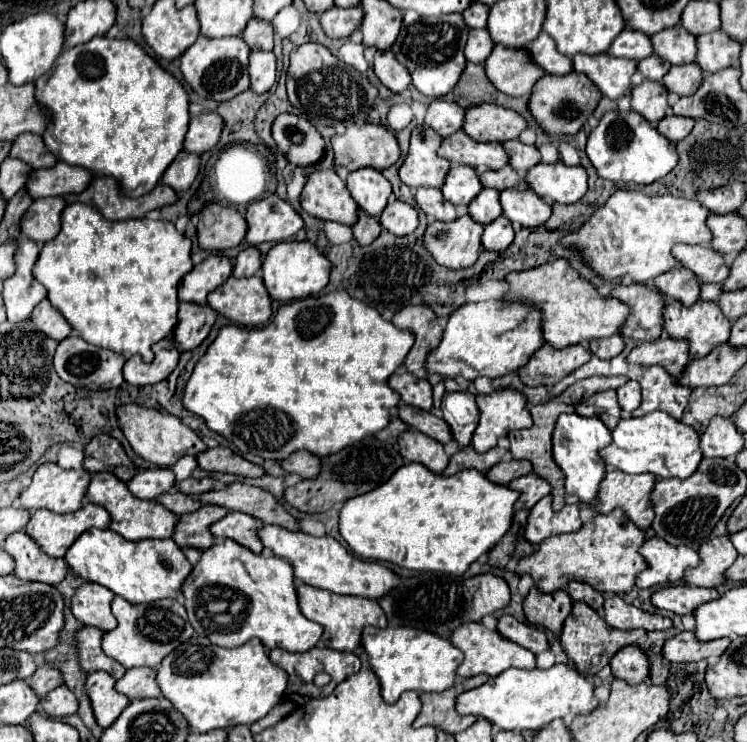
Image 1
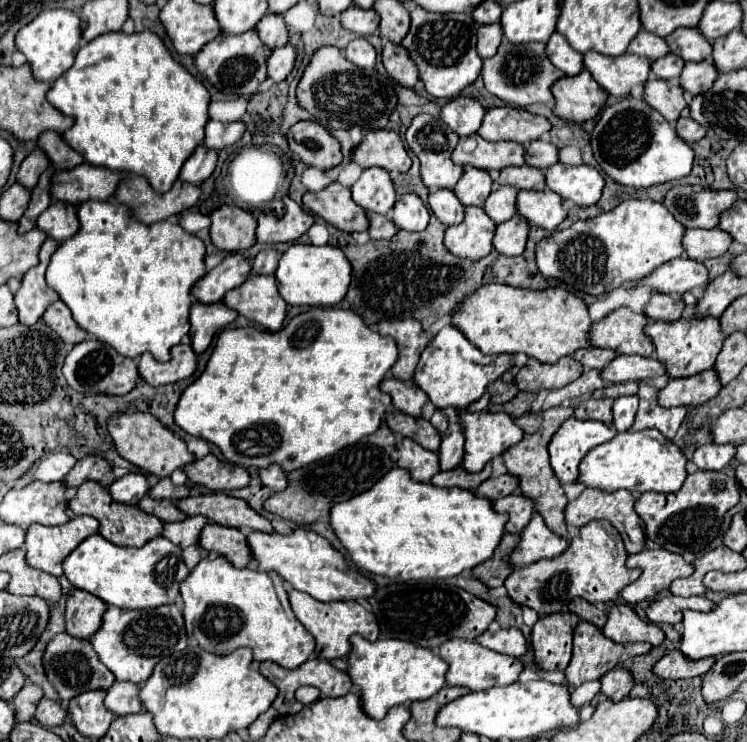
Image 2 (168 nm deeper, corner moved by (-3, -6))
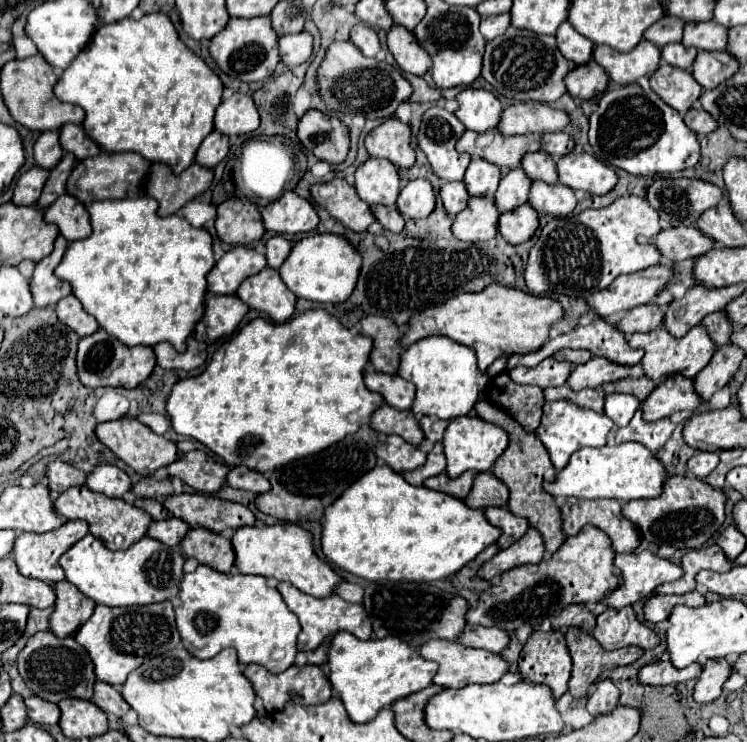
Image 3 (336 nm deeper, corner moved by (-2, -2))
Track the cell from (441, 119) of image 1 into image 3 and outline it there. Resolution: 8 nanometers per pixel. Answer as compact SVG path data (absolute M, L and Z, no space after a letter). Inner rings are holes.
M466 88L456 98L460 102L460 108L454 114L468 130L486 132L498 126L500 114L504 112L504 104L492 92L482 88Z

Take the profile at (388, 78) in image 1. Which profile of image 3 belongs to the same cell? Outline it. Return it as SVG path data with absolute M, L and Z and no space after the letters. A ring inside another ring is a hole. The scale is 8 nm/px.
M392 26L388 32L388 48L394 54L400 70L424 76L432 68L428 52L416 42L416 36L404 26Z

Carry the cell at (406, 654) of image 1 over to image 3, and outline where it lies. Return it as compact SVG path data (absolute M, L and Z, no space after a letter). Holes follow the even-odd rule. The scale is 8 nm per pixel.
M338 632L332 638L326 664L330 668L328 680L332 688L346 706L350 720L356 724L370 722L392 702L428 688L438 670L436 662L424 660L418 650L412 650L396 636L386 636L382 640L358 640L348 632Z

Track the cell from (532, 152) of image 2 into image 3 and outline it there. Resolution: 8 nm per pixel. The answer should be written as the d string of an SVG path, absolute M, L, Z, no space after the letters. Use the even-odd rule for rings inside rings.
M552 132L542 136L542 150L554 158L562 158L574 150L574 138L566 132Z

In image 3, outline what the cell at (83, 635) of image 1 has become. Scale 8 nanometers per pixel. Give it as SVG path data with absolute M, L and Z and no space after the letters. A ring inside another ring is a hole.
M36 632L18 654L18 672L26 686L48 702L58 704L64 698L92 700L94 694L94 664L88 652L74 638L56 638L52 632Z

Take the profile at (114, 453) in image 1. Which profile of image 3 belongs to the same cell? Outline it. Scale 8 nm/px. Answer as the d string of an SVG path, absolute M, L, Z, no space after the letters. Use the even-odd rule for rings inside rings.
M52 460L46 466L46 480L48 480L48 490L50 496L56 498L60 496L64 490L72 488L72 486L84 486L86 482L86 472L80 472L76 468L72 468L66 462L60 460Z

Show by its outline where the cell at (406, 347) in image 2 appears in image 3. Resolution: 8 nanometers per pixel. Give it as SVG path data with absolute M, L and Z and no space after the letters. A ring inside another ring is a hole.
M364 316L360 320L360 334L370 336L374 346L370 354L370 364L384 374L396 374L400 364L400 330L384 316Z

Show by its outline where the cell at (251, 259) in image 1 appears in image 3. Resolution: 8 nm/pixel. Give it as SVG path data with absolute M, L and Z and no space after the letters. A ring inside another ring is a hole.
M274 236L266 242L266 260L268 260L268 266L278 270L282 266L282 262L288 258L292 250L292 244L284 238L284 236Z

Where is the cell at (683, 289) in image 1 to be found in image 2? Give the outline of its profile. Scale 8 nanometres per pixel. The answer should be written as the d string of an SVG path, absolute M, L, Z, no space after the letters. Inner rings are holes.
M653 294L643 312L651 320L673 322L673 320L679 320L681 318L683 308L685 308L685 304L683 304L681 298L673 298L671 294Z

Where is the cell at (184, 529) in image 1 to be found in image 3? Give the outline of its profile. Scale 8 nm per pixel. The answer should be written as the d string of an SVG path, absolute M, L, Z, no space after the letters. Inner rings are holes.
M166 518L160 522L152 522L148 528L148 538L156 538L158 542L164 542L166 546L178 546L184 534L188 532L188 524L178 518Z

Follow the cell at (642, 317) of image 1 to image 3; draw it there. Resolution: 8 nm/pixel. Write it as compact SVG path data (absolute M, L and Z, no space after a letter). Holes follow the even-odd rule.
M596 318L596 320L594 320L592 324L588 324L588 326L576 326L572 332L562 334L562 336L558 336L558 338L554 338L554 340L544 342L544 346L542 346L540 350L532 352L532 354L524 354L524 356L516 354L516 356L510 356L506 370L514 368L514 366L536 366L538 362L542 362L544 358L552 356L552 354L554 354L556 350L560 350L560 348L582 348L582 350L592 352L592 356L602 356L602 358L606 358L606 360L610 360L610 362L616 362L616 364L622 364L622 366L634 366L634 364L638 364L638 362L642 360L642 356L644 356L642 350L634 350L634 348L628 346L626 338L616 330L614 324L608 324L608 322L600 320L600 318Z

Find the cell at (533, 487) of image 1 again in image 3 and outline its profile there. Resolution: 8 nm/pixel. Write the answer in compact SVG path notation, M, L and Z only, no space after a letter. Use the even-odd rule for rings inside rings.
M486 508L484 516L488 518L490 524L498 526L502 530L496 546L500 546L500 550L512 546L520 536L524 536L524 532L528 530L528 522L520 516L514 516L510 510L506 508Z

